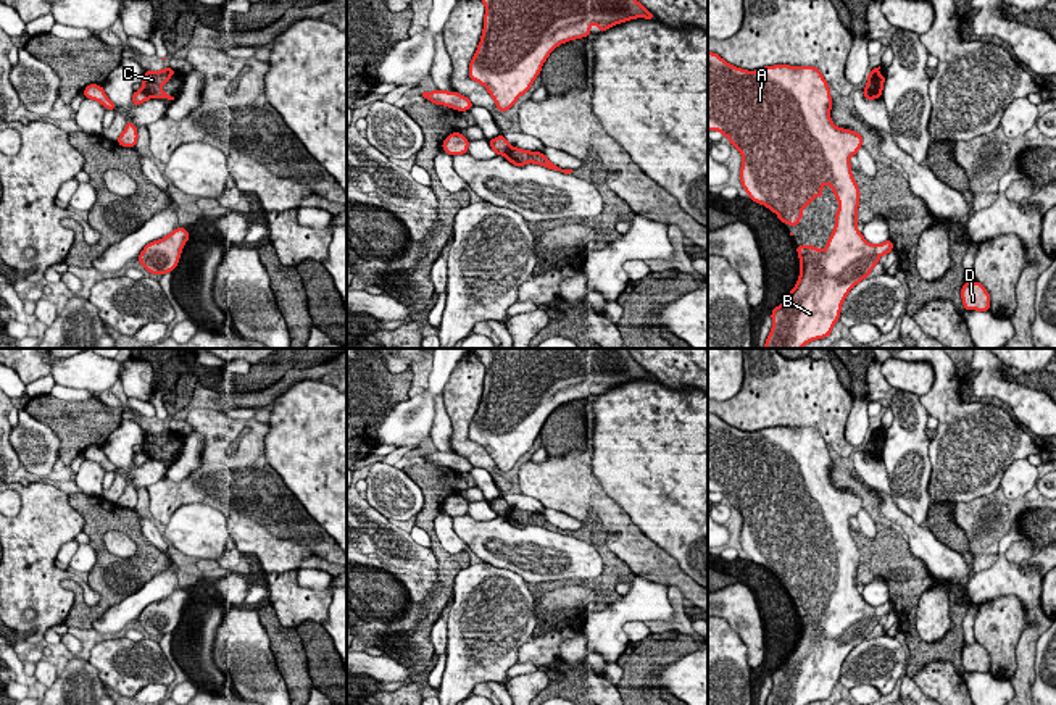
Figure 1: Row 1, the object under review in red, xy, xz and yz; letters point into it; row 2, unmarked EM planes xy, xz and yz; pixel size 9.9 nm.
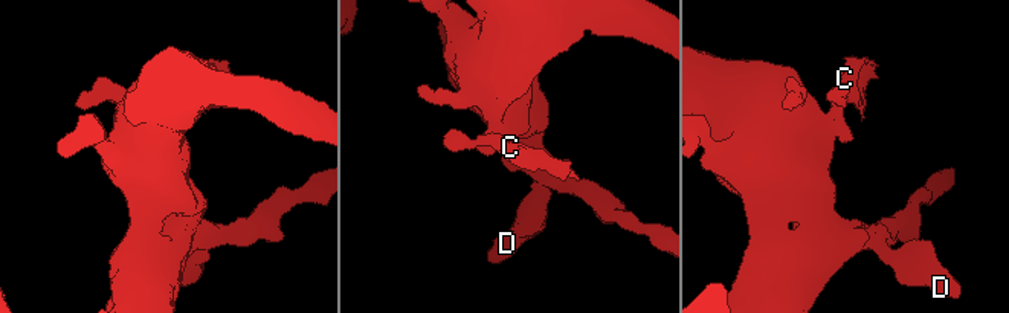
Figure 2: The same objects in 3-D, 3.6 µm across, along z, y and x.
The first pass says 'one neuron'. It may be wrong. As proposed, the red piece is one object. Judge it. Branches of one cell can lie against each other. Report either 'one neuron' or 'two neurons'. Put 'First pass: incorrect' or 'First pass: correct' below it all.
two neurons
First pass: incorrect

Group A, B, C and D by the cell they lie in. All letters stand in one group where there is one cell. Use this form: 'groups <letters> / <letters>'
groups A B D / C

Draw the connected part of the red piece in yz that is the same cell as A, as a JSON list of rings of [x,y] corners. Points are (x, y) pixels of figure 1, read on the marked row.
[[[708,52],[708,131],[719,131],[742,153],[740,182],[750,200],[767,206],[779,219],[793,229],[803,218],[803,208],[814,197],[824,197],[822,186],[829,184],[838,200],[835,227],[821,250],[813,245],[796,245],[800,277],[788,297],[772,308],[772,329],[764,348],[803,348],[808,342],[829,337],[840,318],[842,303],[848,292],[871,274],[879,258],[893,250],[892,240],[872,245],[858,231],[859,187],[851,174],[850,156],[863,145],[859,132],[837,127],[830,119],[832,98],[829,84],[814,66],[764,66],[756,71],[729,65],[717,53]]]

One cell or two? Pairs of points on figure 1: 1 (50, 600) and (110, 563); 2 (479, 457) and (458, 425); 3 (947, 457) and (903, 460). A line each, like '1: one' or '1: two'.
1: two
2: one
3: two

